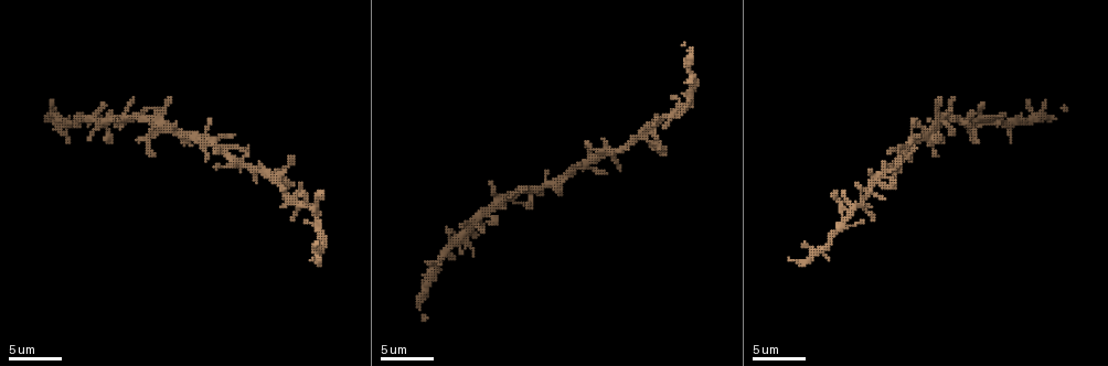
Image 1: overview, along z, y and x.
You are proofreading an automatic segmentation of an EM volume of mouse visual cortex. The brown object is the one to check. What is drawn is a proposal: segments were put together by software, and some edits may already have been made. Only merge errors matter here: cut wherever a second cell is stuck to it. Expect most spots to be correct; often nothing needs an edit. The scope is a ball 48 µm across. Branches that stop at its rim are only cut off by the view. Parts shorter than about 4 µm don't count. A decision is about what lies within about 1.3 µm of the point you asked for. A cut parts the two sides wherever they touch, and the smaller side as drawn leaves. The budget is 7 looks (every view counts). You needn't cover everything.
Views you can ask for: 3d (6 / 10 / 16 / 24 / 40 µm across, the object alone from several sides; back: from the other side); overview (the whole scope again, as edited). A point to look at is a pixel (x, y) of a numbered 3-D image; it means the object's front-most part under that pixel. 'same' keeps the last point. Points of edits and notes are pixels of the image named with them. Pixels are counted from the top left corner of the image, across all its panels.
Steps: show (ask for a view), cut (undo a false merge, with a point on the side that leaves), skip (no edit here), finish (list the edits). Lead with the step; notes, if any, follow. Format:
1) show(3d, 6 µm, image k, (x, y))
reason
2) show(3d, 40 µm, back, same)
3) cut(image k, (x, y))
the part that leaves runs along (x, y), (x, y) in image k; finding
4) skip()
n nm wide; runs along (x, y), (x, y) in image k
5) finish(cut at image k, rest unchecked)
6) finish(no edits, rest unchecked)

show(3d, 10 µm, image 1, (138, 117))
four arms meet

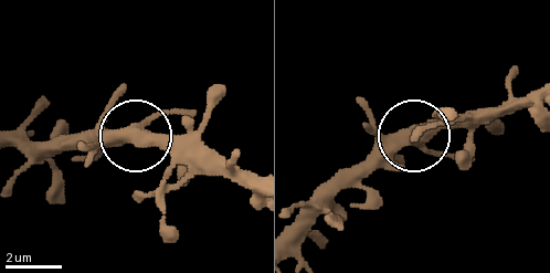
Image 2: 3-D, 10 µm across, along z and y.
skip()
runs along (251, 178), (158, 149), (130, 133), (83, 133) in image 2; one cell here

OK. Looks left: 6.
show(3d, 16 µm, image 1, (572, 167))
branch point

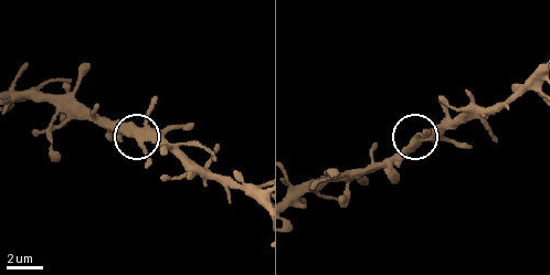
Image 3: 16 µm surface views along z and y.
skip()
side arm 24 µm; 3 arms; all the same cell

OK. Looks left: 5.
show(3d, 6 µm, image 1, (648, 137))
thin arm on a thick one

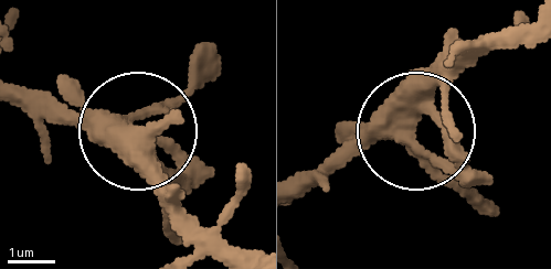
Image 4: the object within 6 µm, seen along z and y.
skip()
5 arms; runs along (305, 183), (408, 136), (479, 206) in image 4; continuous, no second cell

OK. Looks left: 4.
show(3d, 10 µm, image 1, (859, 204))
four arms meet

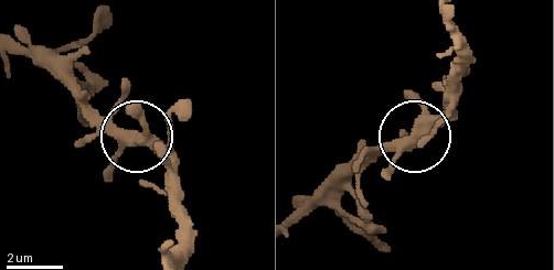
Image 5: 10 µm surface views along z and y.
show(3d, 10 µm, back, image 5, (410, 142))

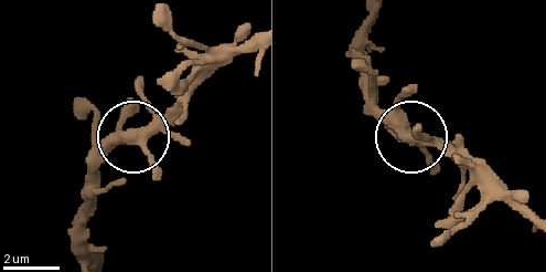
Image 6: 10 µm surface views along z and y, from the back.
skip()
4 arms; runs along (254, 38), (218, 56), (86, 175) in image 6; one cell here

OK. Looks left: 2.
finish(no edits, rest unchecked)

